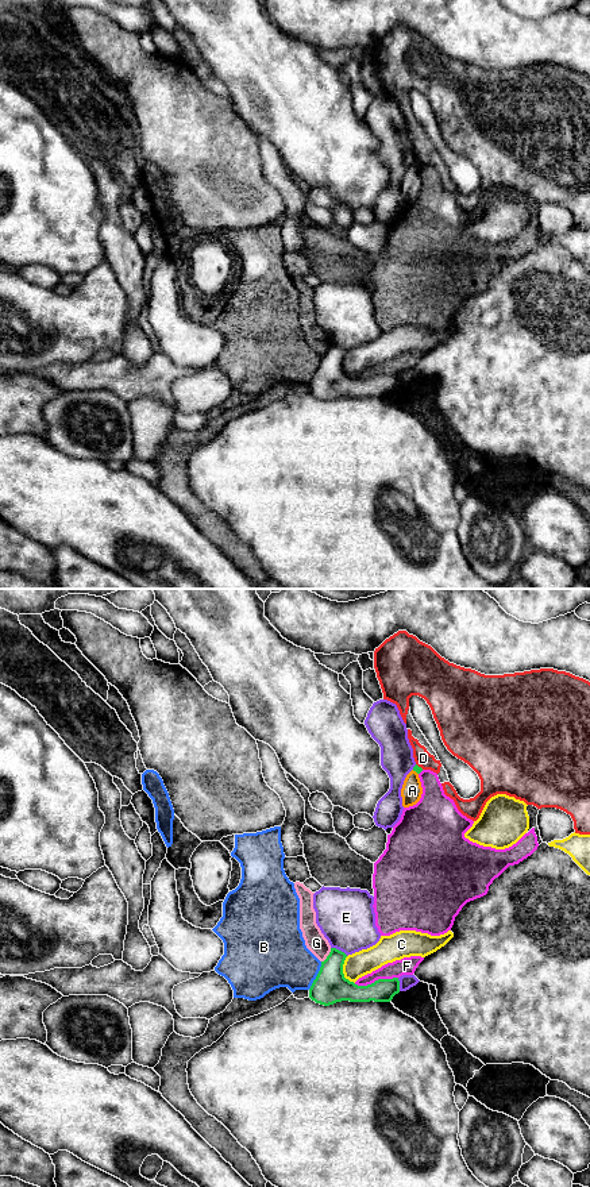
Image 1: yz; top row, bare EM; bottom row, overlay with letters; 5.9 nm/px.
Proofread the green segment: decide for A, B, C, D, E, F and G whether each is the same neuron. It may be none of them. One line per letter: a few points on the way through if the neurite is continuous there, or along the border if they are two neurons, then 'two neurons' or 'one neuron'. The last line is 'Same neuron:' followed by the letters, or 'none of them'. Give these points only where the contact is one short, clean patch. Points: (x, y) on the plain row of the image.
A: two neurons
B: two neurons
C: two neurons
D: two neurons
E: two neurons
F: two neurons
G: border yz (331, 343), (322, 357); two neurons
Same neuron: none of them

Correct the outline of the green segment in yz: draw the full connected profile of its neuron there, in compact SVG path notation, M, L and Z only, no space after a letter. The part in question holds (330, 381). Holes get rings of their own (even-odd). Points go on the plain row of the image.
M331 343L321 357L320 366L309 384L309 393L316 398L329 401L336 397L390 397L400 388L398 373L378 374L367 381L358 381L344 373L343 359L347 350Z

